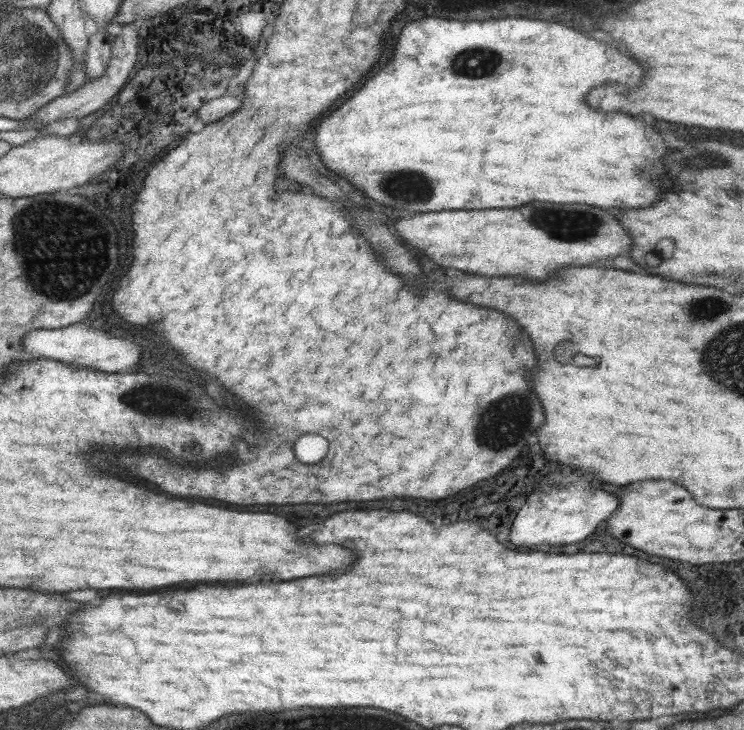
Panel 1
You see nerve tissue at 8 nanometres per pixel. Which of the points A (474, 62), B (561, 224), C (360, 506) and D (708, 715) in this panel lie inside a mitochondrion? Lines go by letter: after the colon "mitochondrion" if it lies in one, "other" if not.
A: mitochondrion
B: mitochondrion
C: other
D: other

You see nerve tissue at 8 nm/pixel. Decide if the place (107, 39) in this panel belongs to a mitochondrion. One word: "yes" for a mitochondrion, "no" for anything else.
no

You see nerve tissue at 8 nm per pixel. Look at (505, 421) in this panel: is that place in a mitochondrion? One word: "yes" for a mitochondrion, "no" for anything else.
yes

